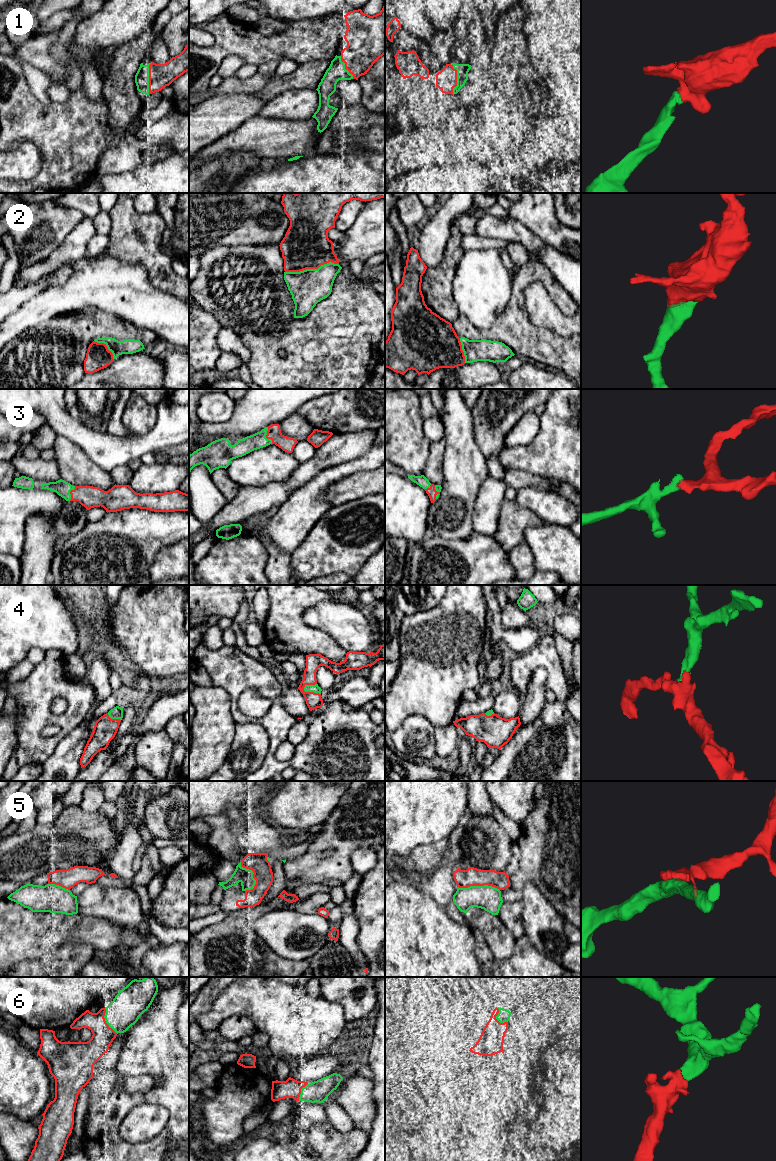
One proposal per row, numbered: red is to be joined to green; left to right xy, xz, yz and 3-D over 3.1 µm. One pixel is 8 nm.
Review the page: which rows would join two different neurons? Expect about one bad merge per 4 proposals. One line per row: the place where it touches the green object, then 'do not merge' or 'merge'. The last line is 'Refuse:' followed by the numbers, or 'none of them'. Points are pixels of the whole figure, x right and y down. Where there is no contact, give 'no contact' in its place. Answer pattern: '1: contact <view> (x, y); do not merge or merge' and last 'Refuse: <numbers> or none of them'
1: contact yz (457, 79); merge
2: contact xz (311, 269); merge
3: contact xz (265, 436); merge
4: contact xz (311, 691); merge
5: contact yz (479, 886); do not merge
6: contact xy (105, 1020); merge
Refuse: 5

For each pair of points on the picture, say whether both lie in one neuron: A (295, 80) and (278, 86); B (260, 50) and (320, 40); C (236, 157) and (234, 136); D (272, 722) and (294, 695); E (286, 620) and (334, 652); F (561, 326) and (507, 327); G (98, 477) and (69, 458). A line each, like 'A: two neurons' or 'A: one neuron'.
A: one neuron
B: one neuron
C: two neurons
D: two neurons
E: one neuron
F: two neurons
G: one neuron

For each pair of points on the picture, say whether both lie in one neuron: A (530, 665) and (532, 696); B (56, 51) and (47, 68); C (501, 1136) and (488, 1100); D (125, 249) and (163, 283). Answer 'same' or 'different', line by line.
A: different
B: different
C: same
D: same

